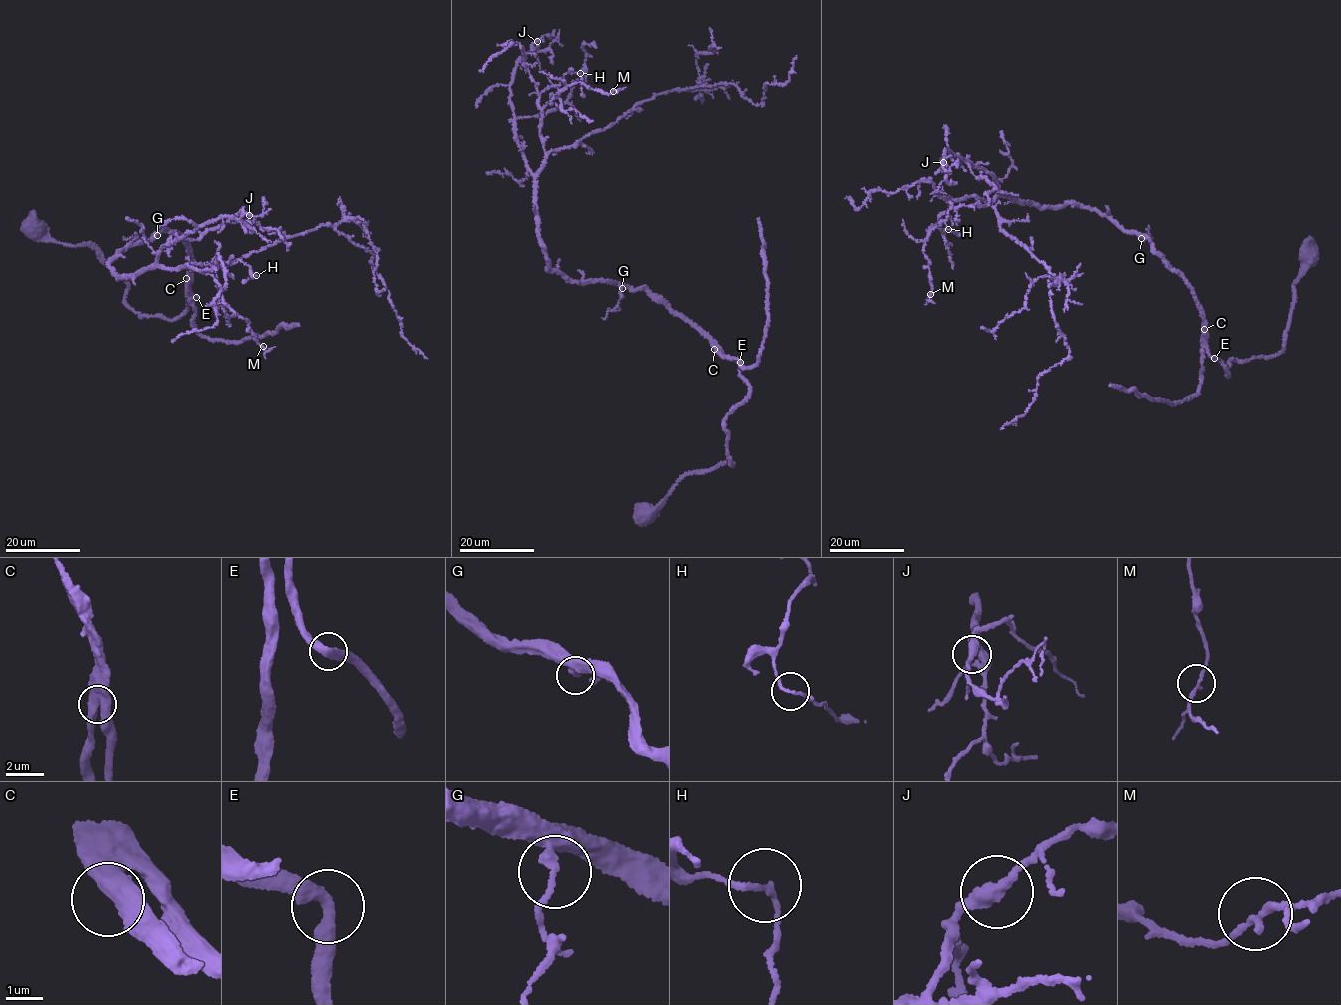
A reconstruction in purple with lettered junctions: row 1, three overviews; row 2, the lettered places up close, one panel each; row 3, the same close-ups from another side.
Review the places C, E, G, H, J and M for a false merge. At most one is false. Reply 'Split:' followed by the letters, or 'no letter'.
Split: no letter

